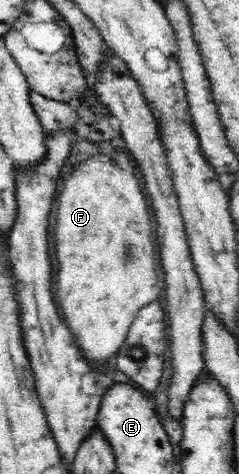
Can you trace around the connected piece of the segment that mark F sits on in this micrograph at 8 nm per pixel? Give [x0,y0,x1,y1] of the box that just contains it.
[55,150,162,367]

